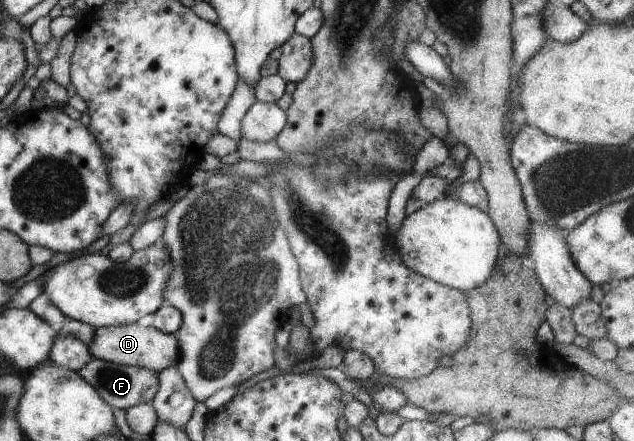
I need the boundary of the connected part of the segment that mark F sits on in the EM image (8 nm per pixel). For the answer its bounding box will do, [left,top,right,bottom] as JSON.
[77,357,158,410]

